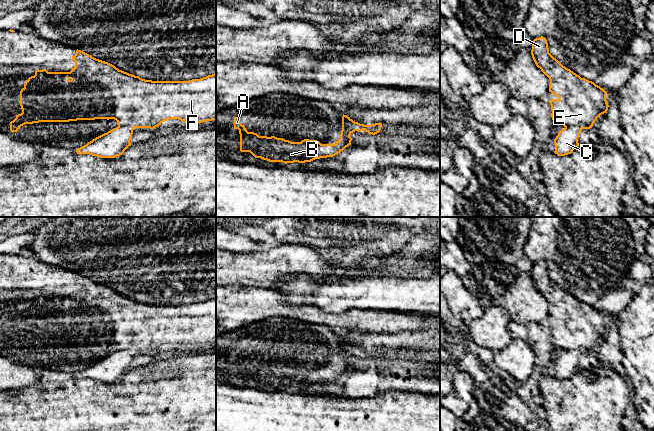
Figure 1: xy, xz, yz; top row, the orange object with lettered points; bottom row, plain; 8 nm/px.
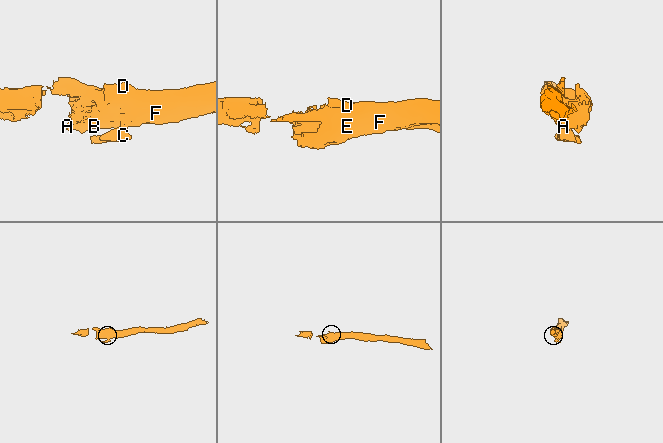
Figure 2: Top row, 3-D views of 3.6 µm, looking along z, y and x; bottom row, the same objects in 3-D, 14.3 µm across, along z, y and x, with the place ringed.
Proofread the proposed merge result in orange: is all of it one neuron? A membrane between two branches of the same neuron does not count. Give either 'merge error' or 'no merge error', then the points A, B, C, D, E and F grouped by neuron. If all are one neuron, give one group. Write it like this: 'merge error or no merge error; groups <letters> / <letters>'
no merge error; groups A B C D E F

